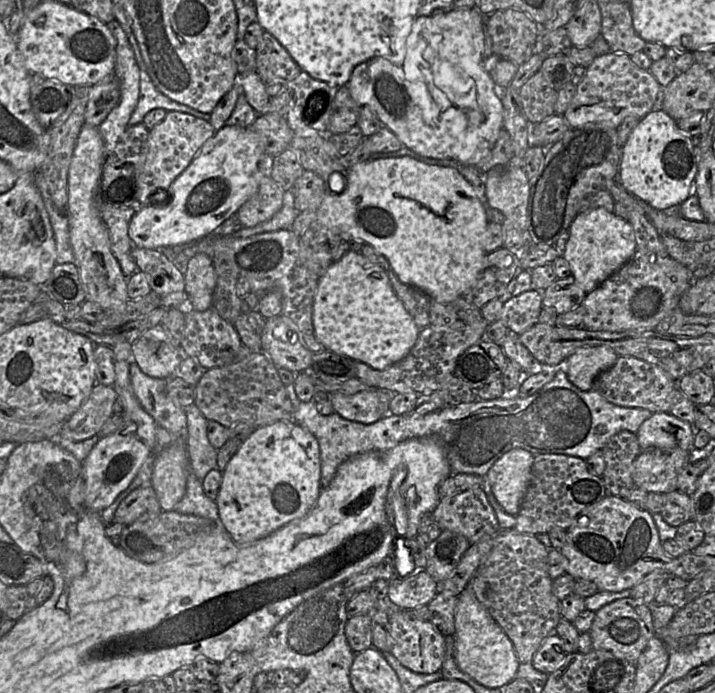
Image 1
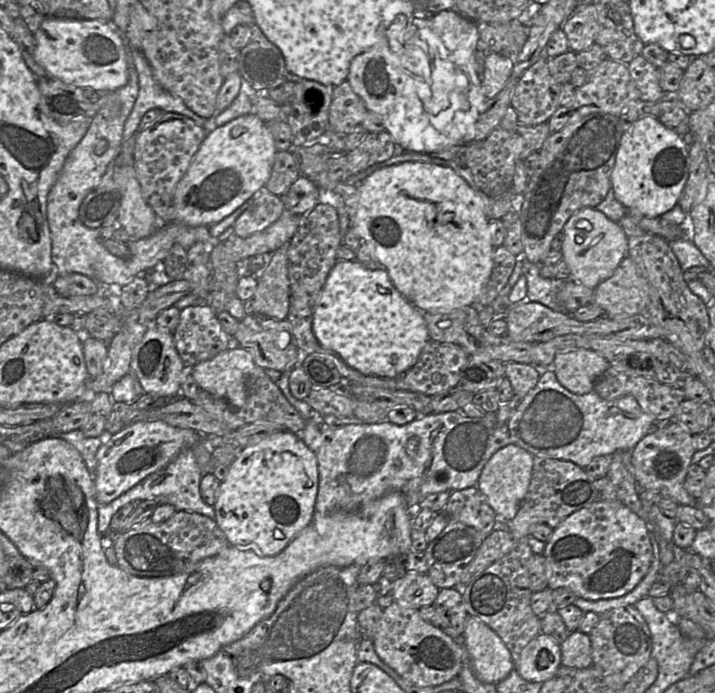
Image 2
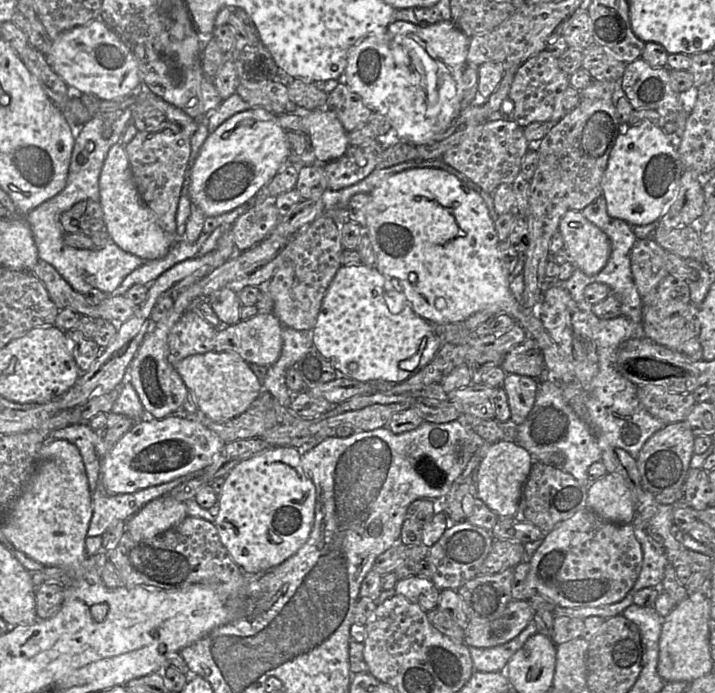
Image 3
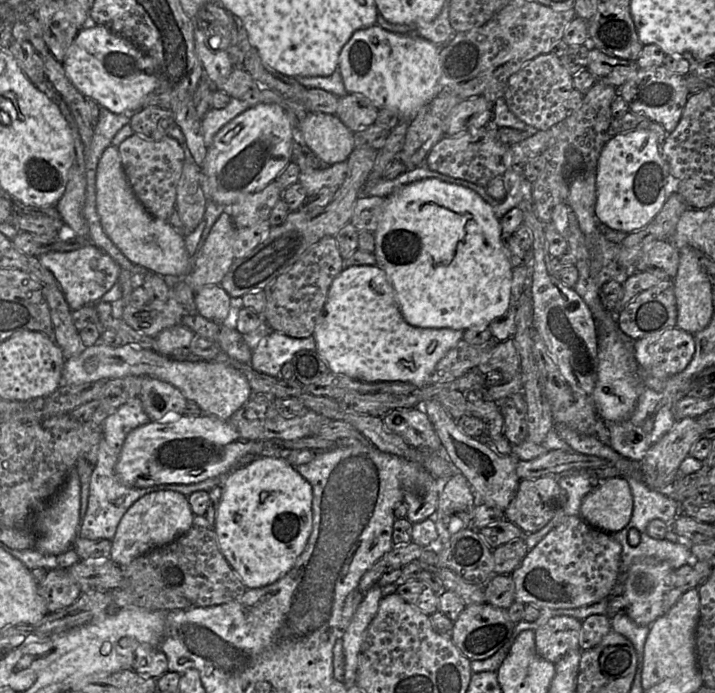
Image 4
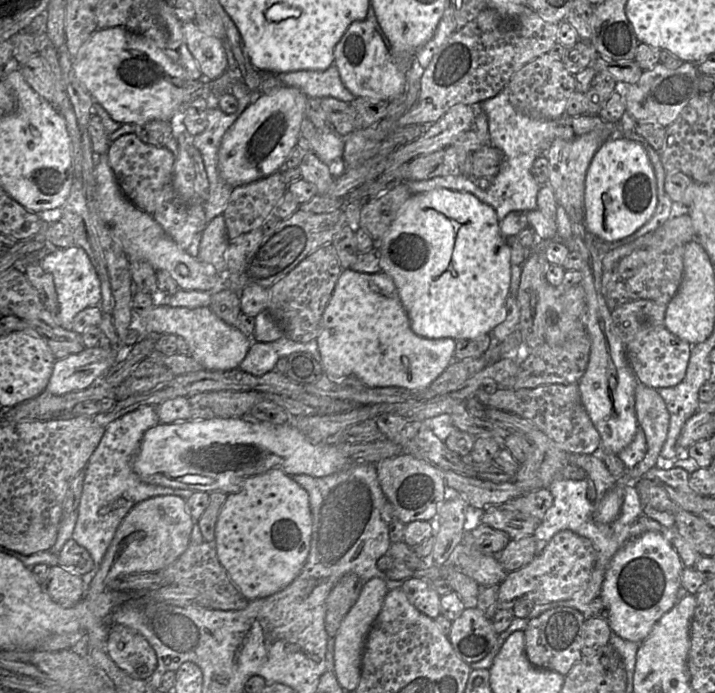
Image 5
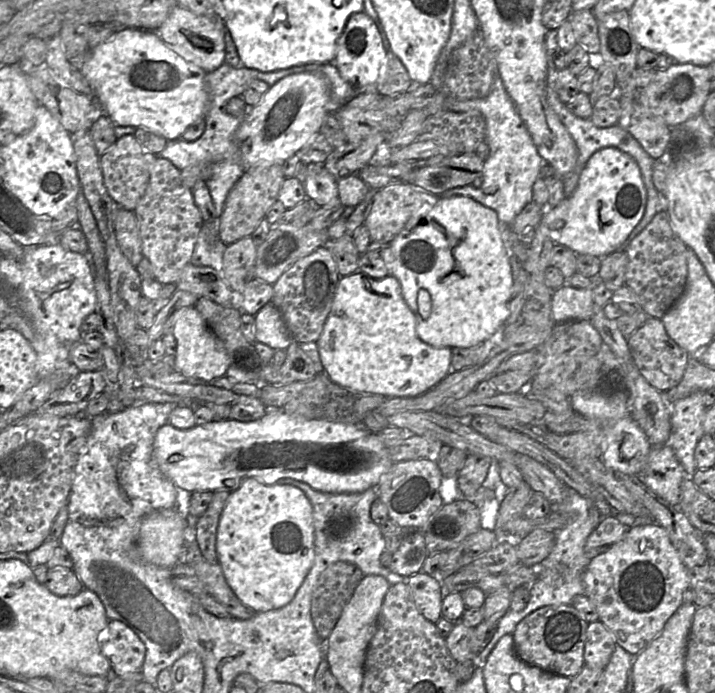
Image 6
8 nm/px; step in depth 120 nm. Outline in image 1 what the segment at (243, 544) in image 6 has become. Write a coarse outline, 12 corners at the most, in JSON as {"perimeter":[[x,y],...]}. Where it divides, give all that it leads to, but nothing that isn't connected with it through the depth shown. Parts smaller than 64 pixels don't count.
{"perimeter":[[256,428],[223,471],[223,529],[247,544],[320,496],[319,443]]}

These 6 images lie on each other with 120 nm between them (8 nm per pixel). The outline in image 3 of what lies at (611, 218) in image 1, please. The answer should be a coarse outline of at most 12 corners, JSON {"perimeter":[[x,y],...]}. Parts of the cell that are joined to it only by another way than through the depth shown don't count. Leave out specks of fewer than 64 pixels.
{"perimeter":[[581,211],[558,231],[570,262],[588,276],[611,254],[608,236]]}

